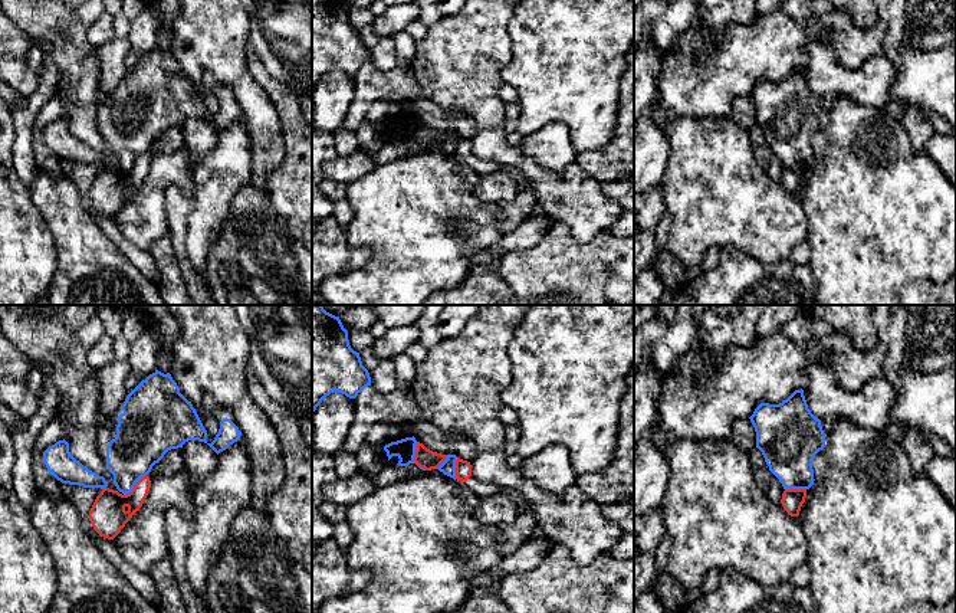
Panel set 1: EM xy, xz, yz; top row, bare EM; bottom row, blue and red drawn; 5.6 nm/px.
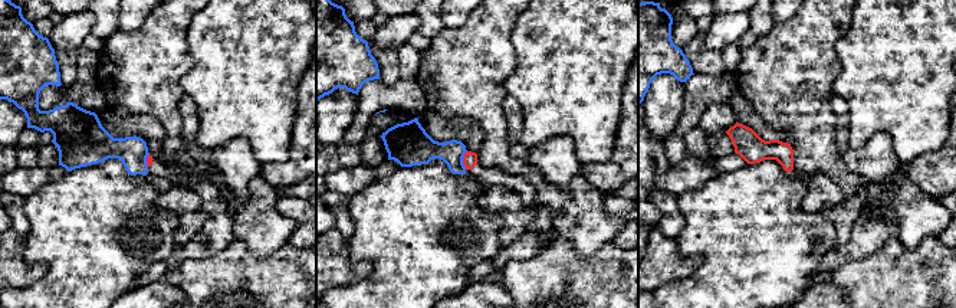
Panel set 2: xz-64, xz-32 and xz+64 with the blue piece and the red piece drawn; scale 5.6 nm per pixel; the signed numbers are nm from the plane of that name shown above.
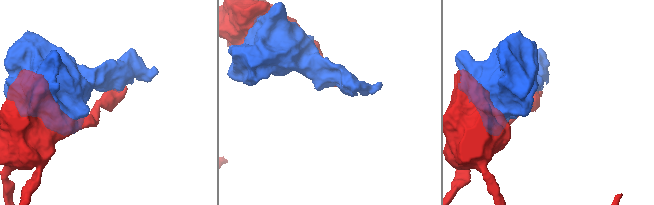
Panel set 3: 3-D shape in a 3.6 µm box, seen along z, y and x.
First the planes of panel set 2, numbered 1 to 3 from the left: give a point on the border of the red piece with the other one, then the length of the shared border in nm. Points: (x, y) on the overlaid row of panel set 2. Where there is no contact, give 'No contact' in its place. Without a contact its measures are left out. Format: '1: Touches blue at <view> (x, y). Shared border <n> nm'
1: Touches blue at xz-64 (145, 160). Shared border 70 nm
2: Touches blue at xz-32 (462, 160). Shared border 110 nm
3: No contact

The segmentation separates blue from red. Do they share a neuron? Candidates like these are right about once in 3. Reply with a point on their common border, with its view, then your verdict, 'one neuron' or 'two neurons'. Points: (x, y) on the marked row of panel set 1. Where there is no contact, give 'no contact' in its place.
xy (134, 485) | two neurons

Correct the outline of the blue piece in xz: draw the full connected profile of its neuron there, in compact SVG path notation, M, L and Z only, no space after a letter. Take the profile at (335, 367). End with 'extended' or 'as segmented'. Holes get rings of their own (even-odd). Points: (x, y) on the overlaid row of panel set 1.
M312 305L312 413L334 391L355 399L368 386L369 373L362 365L359 353L351 348L339 317L326 312L322 305Z; as segmented

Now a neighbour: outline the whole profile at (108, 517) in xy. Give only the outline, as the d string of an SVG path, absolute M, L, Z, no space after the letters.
M147 475L127 495L104 488L89 511L89 521L93 530L101 537L114 540L132 515L139 511L150 488L151 481Z

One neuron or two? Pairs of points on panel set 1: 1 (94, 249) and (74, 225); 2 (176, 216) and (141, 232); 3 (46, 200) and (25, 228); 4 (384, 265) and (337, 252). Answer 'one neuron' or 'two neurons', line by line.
1: one neuron
2: two neurons
3: two neurons
4: two neurons

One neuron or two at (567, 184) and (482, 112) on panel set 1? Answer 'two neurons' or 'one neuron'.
one neuron

